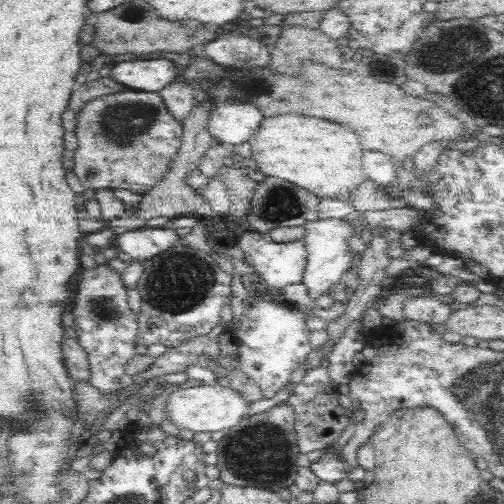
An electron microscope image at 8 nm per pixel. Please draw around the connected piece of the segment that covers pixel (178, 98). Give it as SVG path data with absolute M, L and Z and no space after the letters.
M172 82L159 90L163 105L168 114L180 125L188 118L194 105L194 94L187 84Z

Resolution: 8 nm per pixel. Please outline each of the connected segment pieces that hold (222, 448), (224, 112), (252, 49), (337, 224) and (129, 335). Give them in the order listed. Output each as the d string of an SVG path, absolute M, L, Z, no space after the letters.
M283 403L262 414L242 419L227 430L223 439L218 442L218 458L213 472L226 482L262 488L276 494L294 486L299 468L296 458L300 454L294 425L293 410Z
M218 104L207 114L207 129L214 145L248 143L260 128L263 116L249 104Z
M216 34L212 42L204 44L206 54L212 56L216 63L226 65L268 65L270 60L268 46L264 40L256 40L252 36Z
M330 220L311 222L306 227L307 236L305 246L307 249L308 263L301 284L306 287L306 294L310 300L329 296L328 293L335 285L341 285L344 273L349 271L350 264L356 258L350 254L350 248L346 243L348 238L358 235L358 228L345 220Z
M107 265L98 266L96 270L84 270L76 286L74 307L70 311L75 318L78 342L90 363L88 382L102 396L117 396L123 389L120 378L135 354L137 314L128 307L126 289L120 276Z

